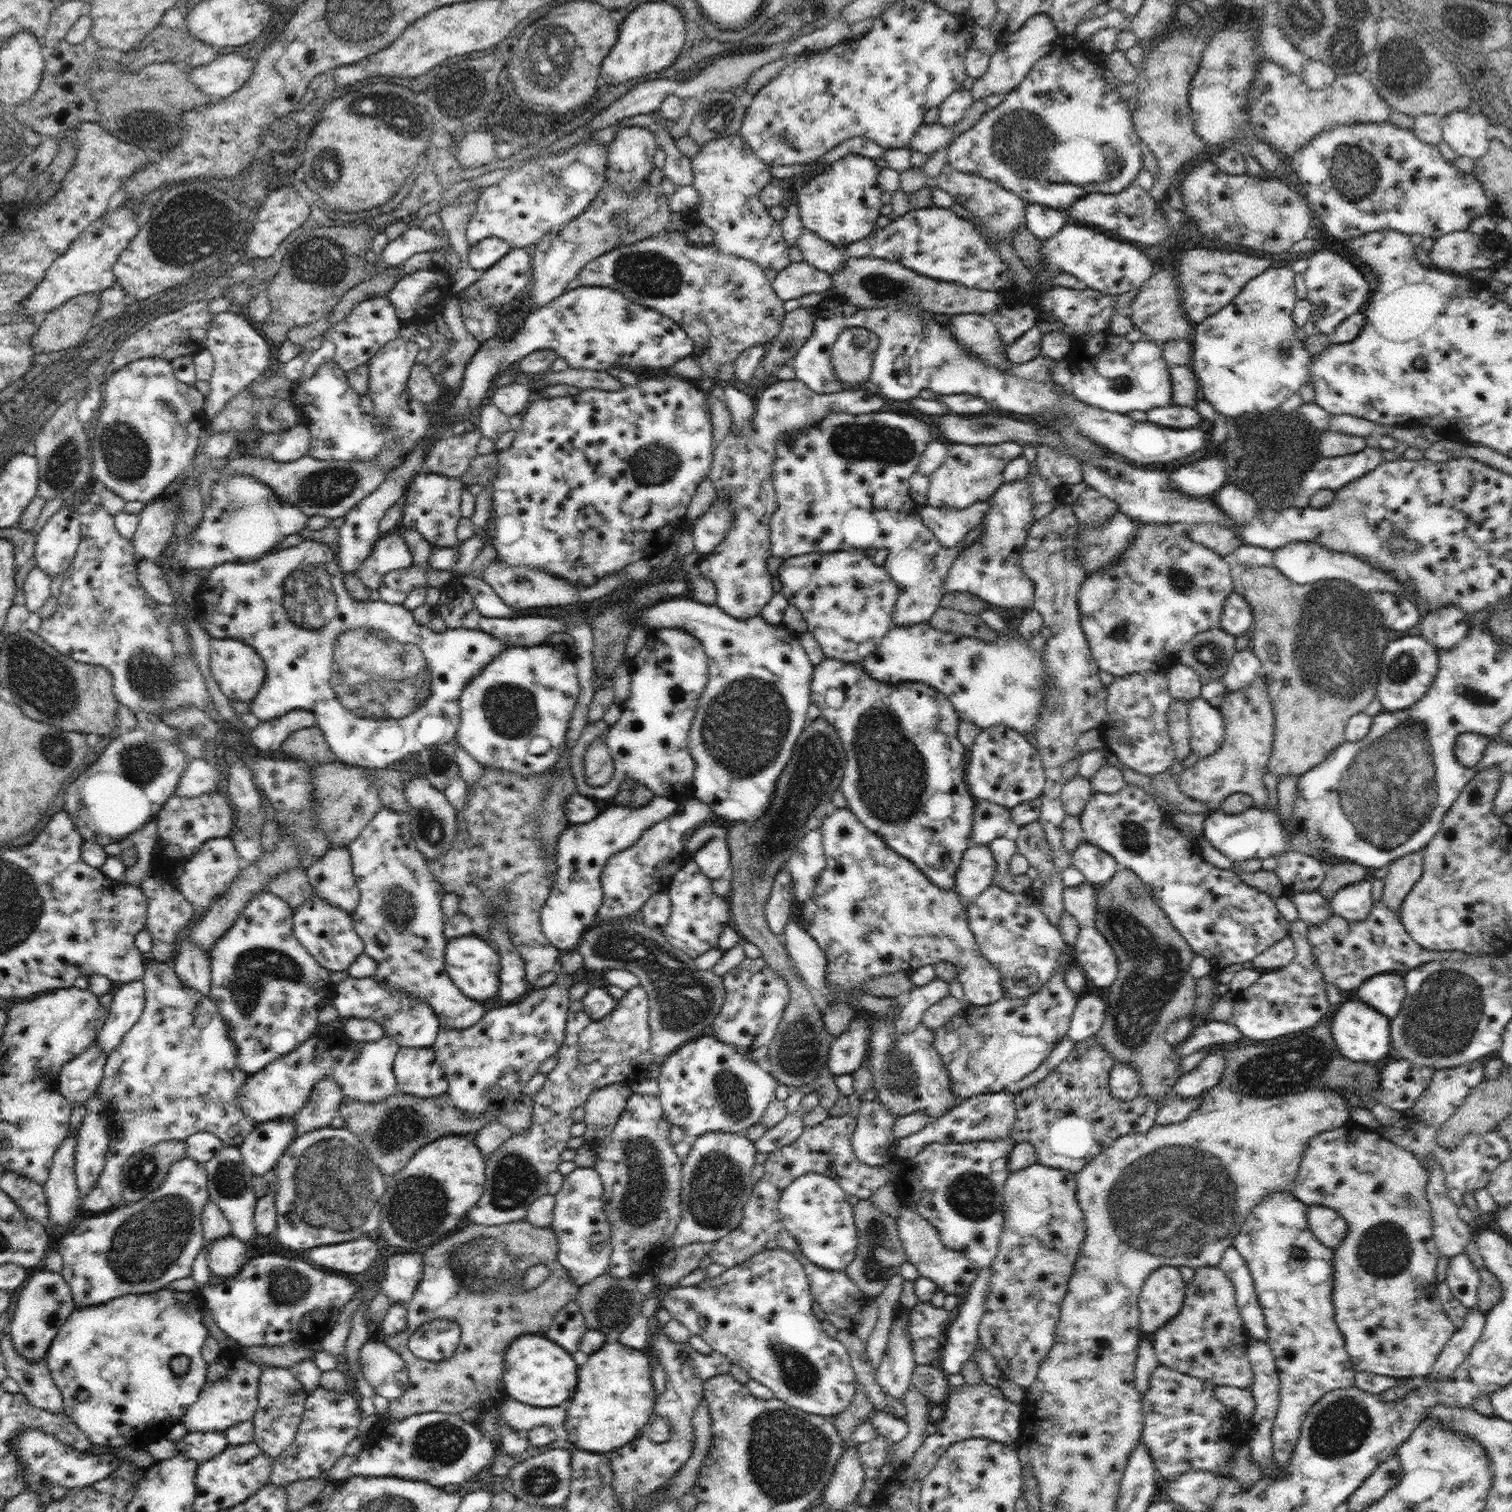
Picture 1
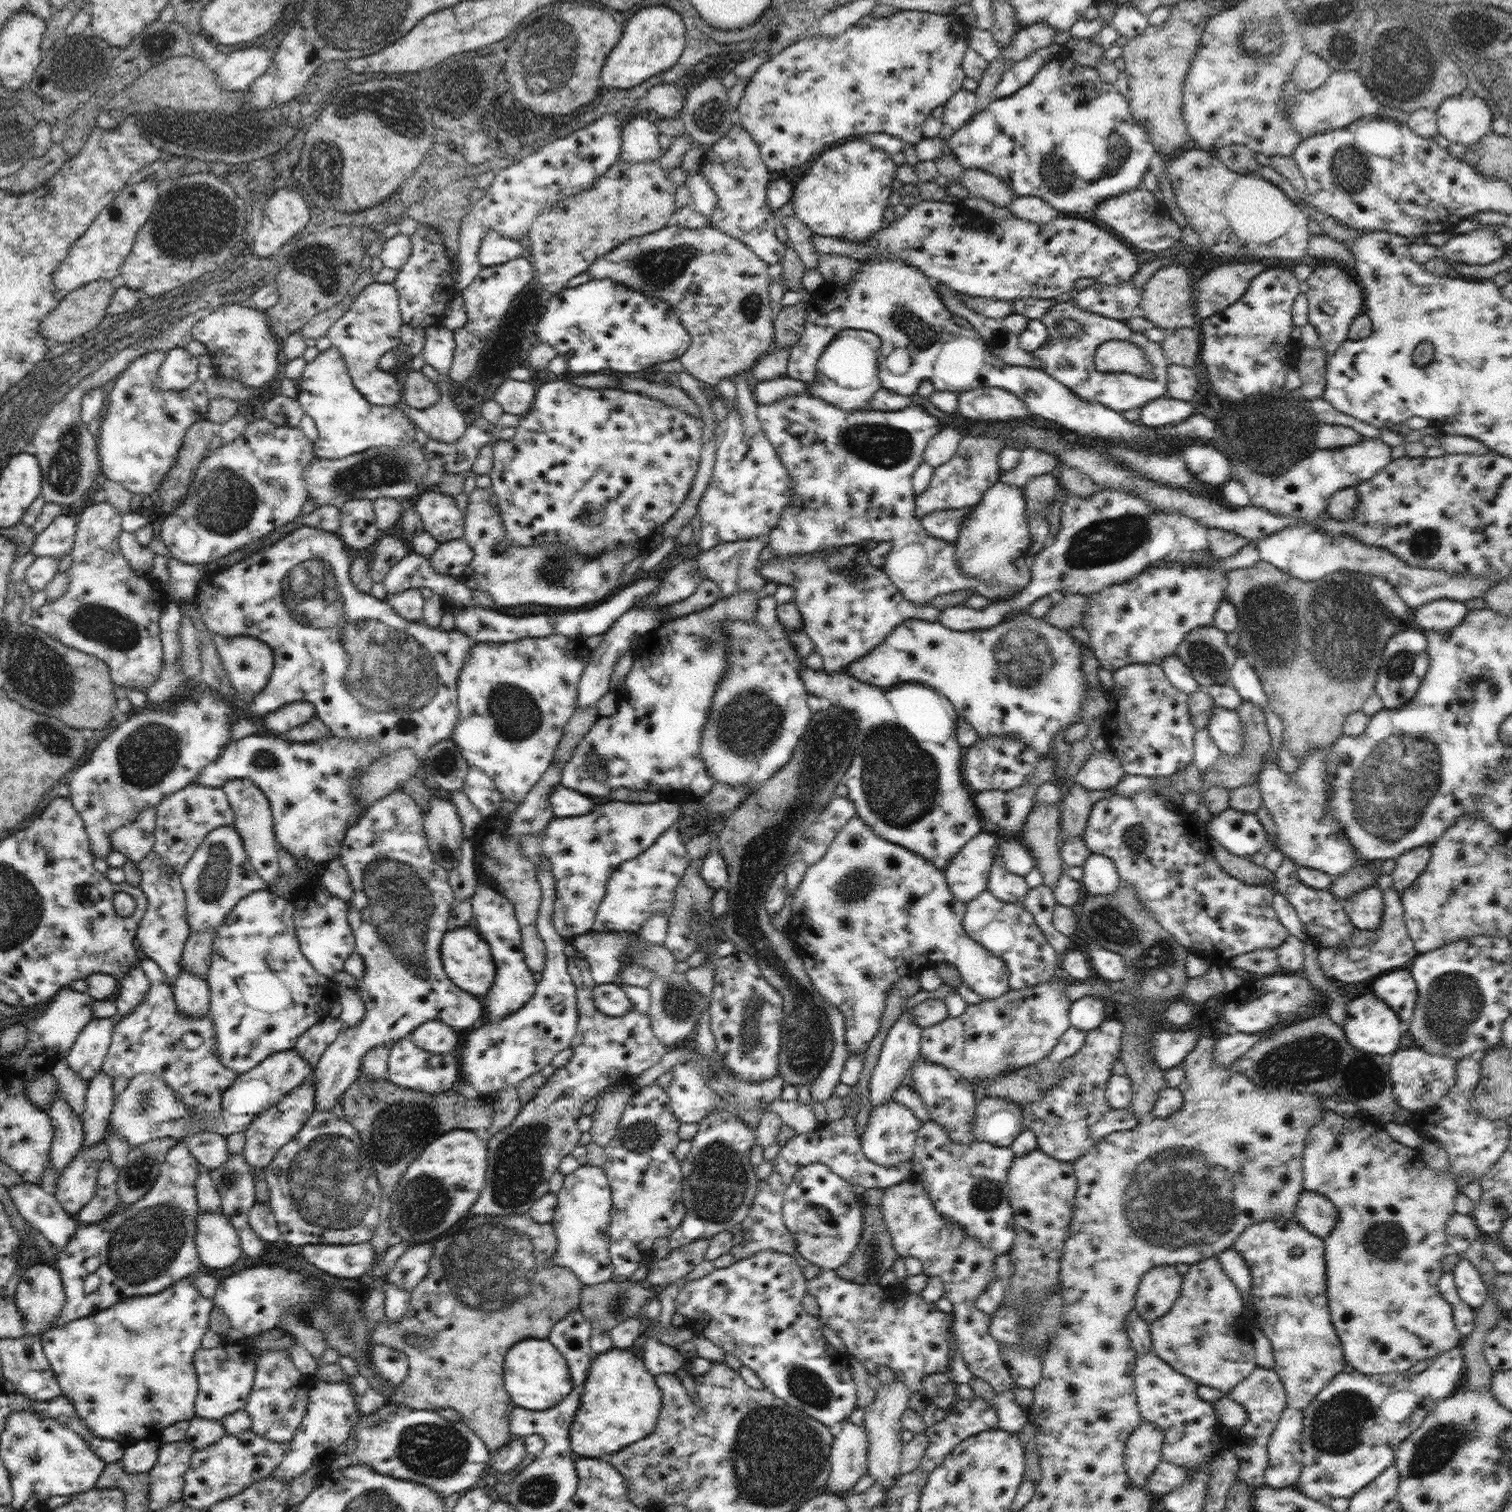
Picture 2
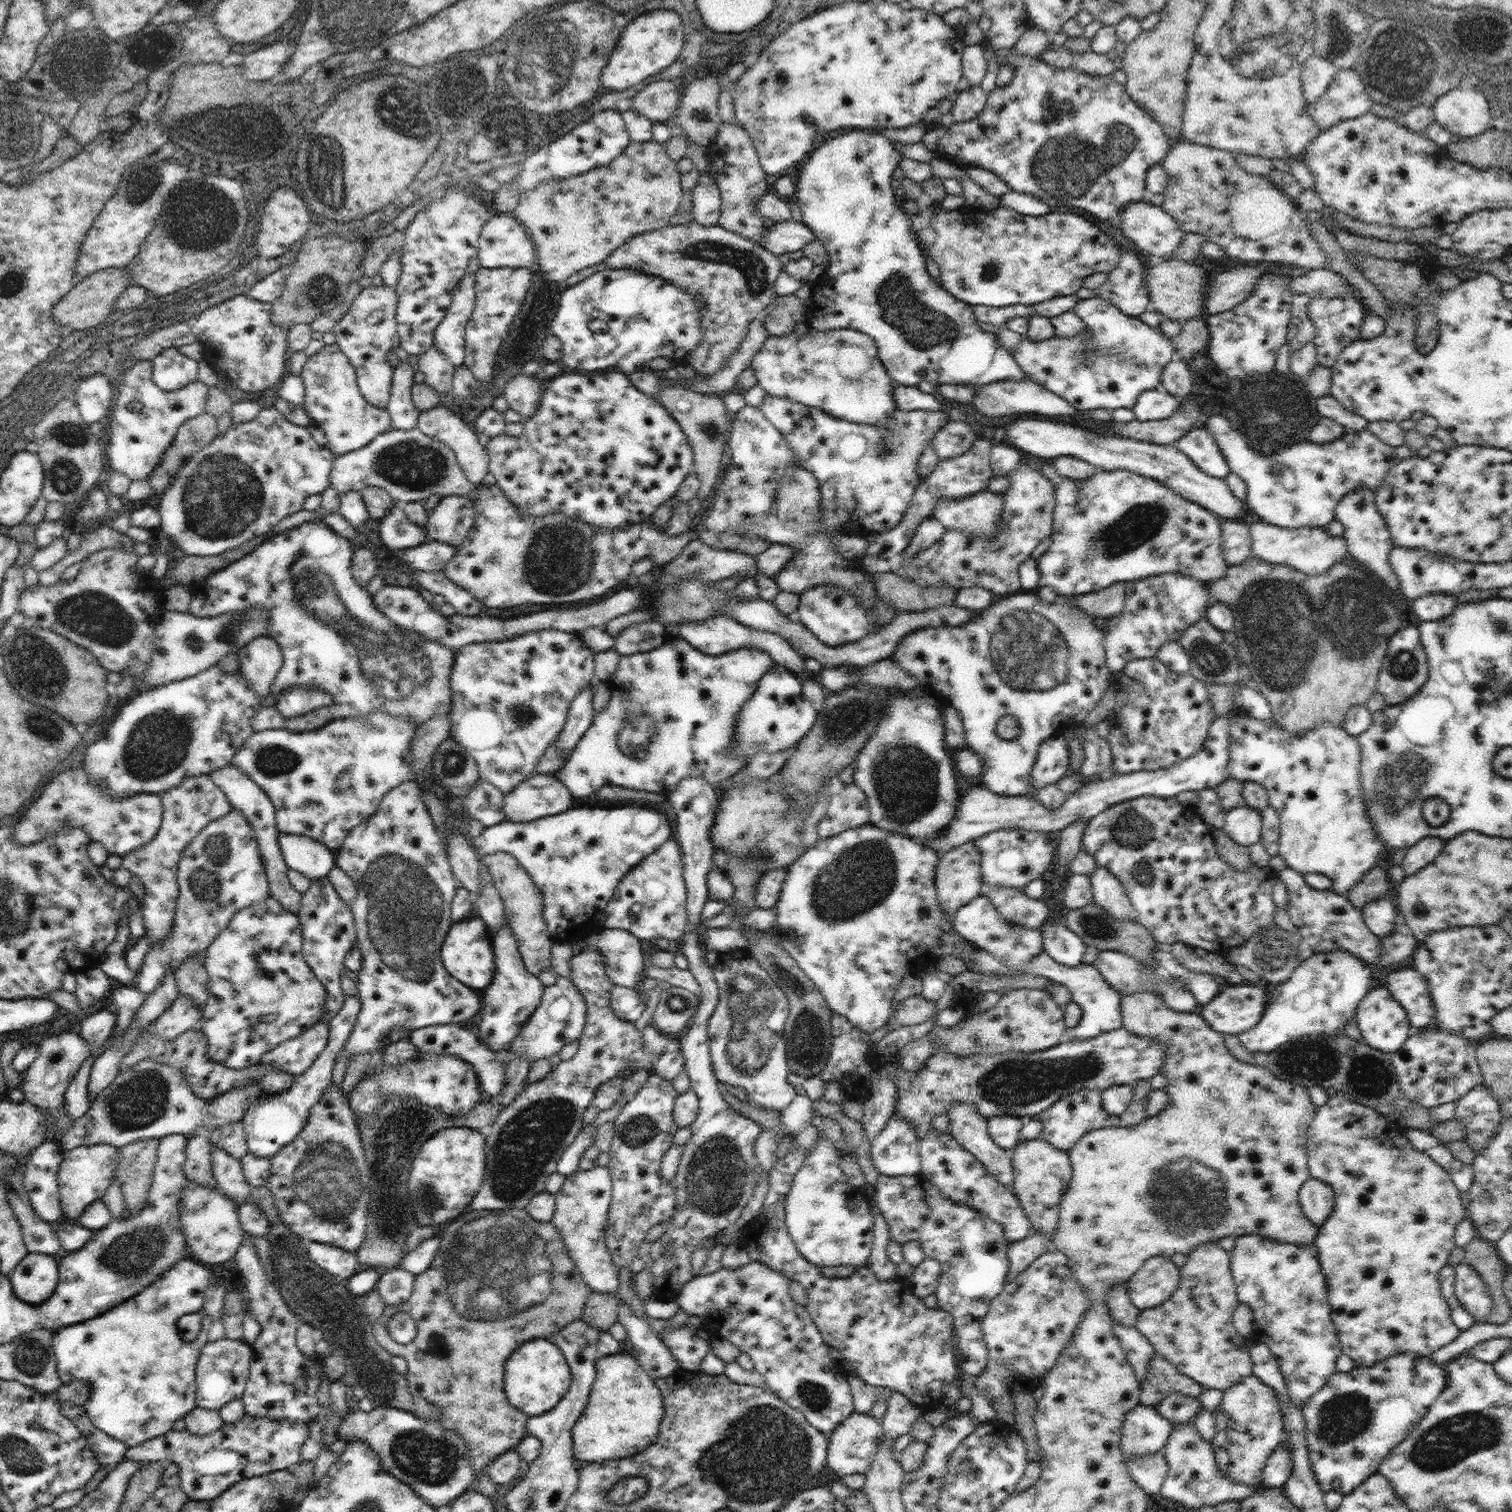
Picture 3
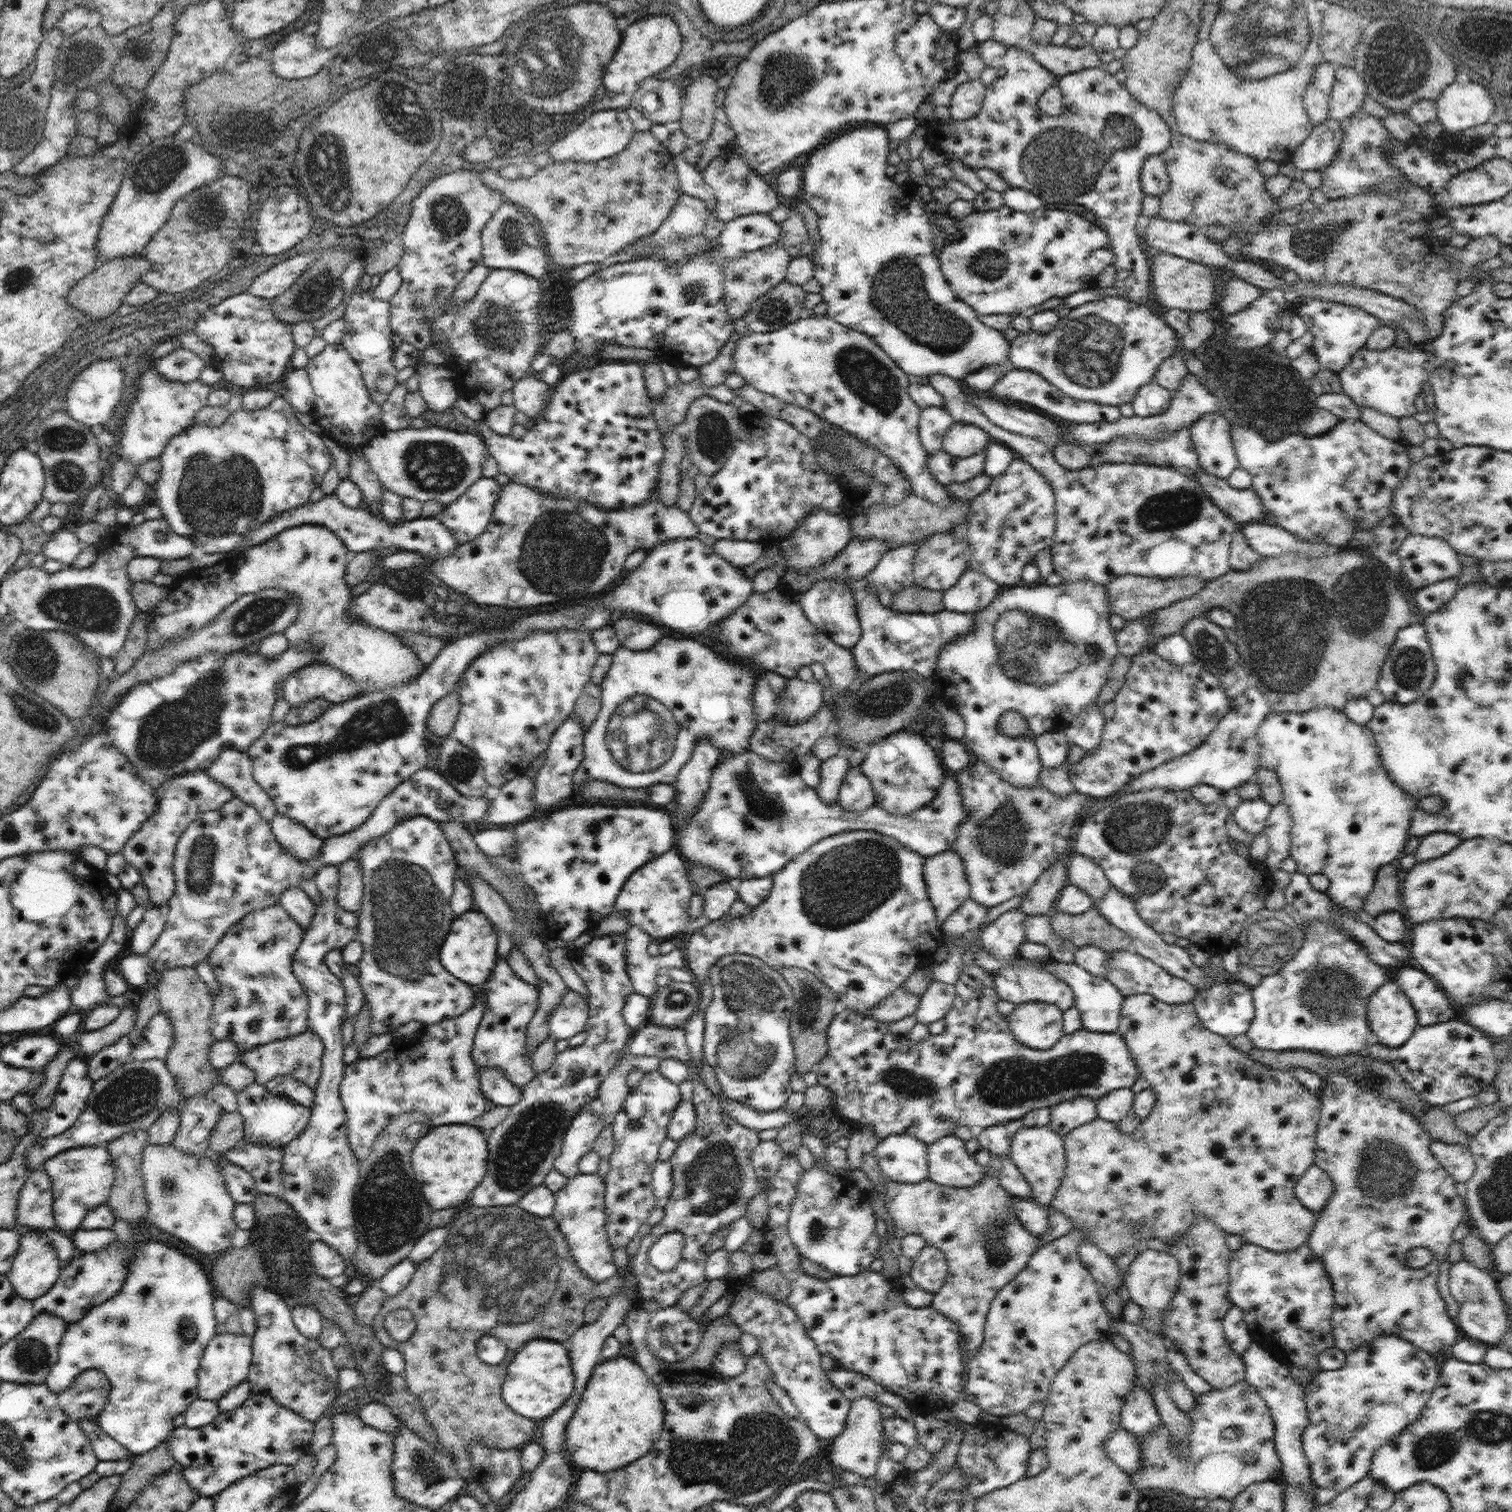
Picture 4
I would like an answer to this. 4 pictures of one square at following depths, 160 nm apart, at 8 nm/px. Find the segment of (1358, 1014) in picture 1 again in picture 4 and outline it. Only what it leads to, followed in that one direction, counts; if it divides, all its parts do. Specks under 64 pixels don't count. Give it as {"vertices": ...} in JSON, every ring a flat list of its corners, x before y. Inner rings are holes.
{"vertices":[[1395,980,1375,990,1367,1007,1374,1040,1390,1050,1402,1047,1418,1026,1416,1011]]}

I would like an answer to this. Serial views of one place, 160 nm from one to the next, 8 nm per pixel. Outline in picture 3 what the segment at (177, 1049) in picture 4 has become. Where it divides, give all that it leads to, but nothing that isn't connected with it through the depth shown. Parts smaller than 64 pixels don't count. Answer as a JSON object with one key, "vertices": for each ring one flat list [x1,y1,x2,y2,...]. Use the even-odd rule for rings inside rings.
{"vertices":[[199,950,198,955,187,958,174,972,179,994,188,995,203,1010,209,995,209,976,204,966,203,951]]}

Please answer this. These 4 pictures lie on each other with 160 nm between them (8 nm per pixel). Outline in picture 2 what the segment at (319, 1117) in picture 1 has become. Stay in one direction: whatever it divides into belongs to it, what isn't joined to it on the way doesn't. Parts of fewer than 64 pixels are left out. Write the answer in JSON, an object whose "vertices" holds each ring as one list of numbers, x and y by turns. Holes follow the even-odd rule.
{"vertices":[[399,787,388,796,374,801,356,824,345,831,339,859,349,872,354,889,348,901,347,919,355,936,356,951,365,964,364,976,358,981,358,991,366,1016,352,1029,343,1027,313,1068,316,1077,316,1111,330,1111,341,1100,344,1092,358,1078,362,1060,372,1048,392,1046,428,1020,441,1020,461,1033,472,1027,482,1014,483,999,456,986,443,967,441,944,444,934,450,929,449,920,456,900,448,880,449,872,435,861,428,849,423,820,422,809]]}

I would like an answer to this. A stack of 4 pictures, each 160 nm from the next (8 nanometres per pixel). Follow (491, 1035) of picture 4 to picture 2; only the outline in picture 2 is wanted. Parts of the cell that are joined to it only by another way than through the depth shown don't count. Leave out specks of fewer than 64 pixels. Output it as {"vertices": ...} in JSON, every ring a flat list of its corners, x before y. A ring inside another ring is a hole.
{"vertices":[[477,883,471,896,474,925,481,937,489,944,495,965,496,976,491,989,483,996,485,1008,490,1012,490,1023,497,1023,509,1014,520,1010,535,993,536,981,528,968,522,950,521,928,516,918,515,908,505,896,492,886],[488,1004,488,1006,486,1006]]}

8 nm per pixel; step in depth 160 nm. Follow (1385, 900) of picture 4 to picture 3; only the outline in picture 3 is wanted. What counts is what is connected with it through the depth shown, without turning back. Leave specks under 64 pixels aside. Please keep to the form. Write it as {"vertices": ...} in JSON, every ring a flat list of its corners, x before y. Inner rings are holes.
{"vertices":[[1374,865,1346,894,1347,899,1361,909,1367,902,1390,894,1390,878,1384,869]]}

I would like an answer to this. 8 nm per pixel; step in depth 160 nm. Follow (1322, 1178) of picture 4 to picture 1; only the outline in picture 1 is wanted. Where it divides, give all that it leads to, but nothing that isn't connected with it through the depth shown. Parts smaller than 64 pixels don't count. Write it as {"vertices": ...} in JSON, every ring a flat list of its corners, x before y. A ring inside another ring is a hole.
{"vertices":[[1323,1204,1307,1205,1307,1219,1314,1236,1328,1248,1338,1248,1349,1231,1346,1219]]}

